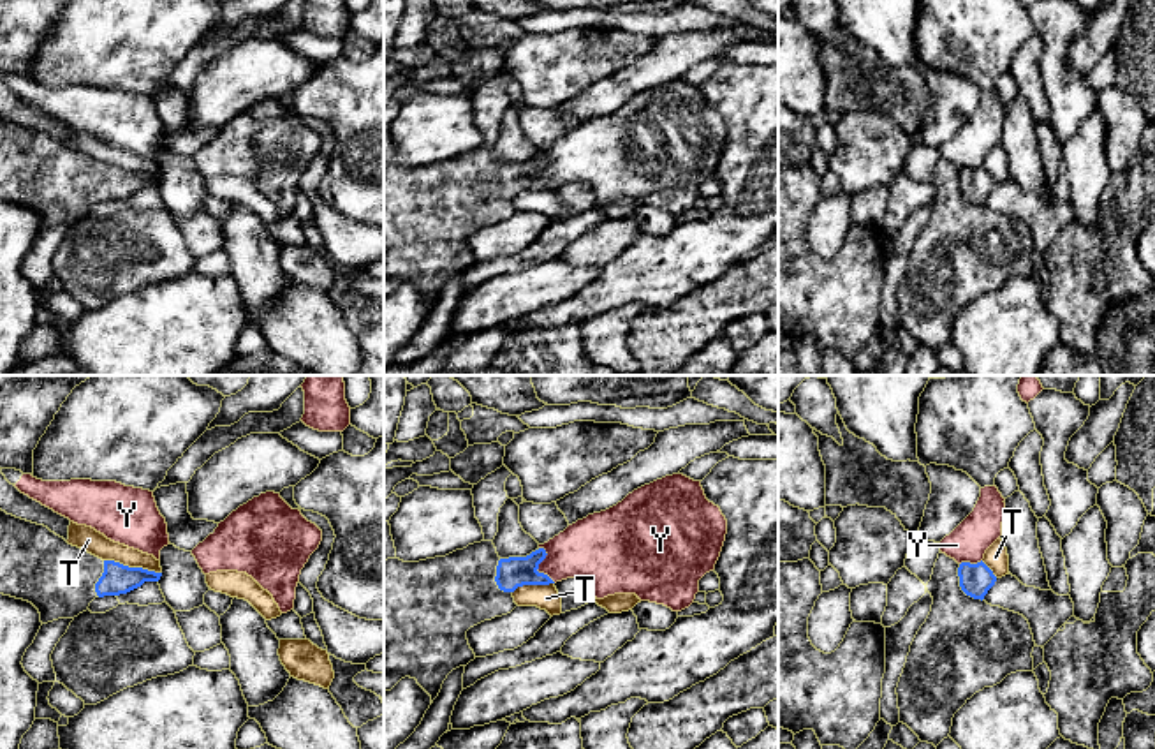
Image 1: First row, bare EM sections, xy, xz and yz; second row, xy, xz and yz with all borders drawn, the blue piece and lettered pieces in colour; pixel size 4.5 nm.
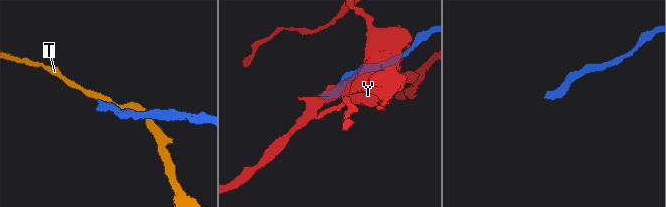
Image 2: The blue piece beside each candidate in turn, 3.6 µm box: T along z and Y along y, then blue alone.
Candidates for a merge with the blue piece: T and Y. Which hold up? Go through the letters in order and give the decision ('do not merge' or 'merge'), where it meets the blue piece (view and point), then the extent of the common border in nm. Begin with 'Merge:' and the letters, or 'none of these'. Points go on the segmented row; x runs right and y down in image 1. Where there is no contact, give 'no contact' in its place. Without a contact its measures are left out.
Merge: none of these
T: do not merge; meets blue in xy at (132, 568); contact 280 nm long
Y: do not merge; meets blue in xz at (537, 566); contact 180 nm long

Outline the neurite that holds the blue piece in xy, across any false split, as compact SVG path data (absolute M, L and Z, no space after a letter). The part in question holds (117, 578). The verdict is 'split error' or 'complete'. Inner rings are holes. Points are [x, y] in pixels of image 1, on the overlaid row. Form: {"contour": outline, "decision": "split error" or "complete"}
{"contour": "M0 509L0 594L32 603L42 624L74 619L95 597L127 594L160 576L102 560L48 527Z", "decision": "split error"}

